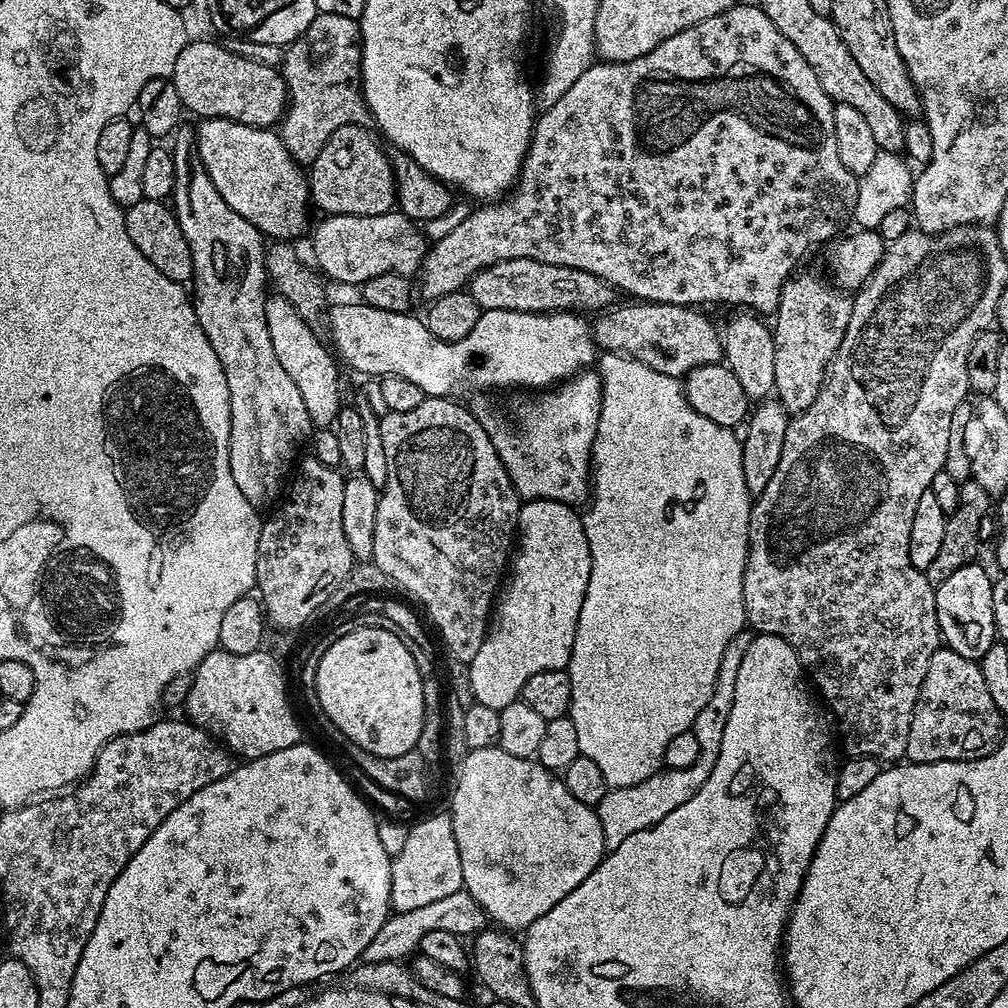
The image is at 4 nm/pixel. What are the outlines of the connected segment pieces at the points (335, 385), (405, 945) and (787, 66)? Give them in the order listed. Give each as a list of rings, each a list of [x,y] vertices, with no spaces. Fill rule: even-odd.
[[[269,299],[268,315],[272,323],[272,341],[276,343],[276,350],[280,353],[290,378],[294,378],[294,386],[298,386],[298,390],[306,402],[306,410],[310,414],[313,425],[331,425],[342,407],[340,372],[336,369],[337,361],[334,359],[333,353],[316,337],[317,329],[313,325],[301,323],[300,315],[296,313],[294,306],[290,306],[288,300]],[[292,324],[300,324],[300,329],[296,329]]]
[[[460,889],[450,894],[449,897],[430,902],[429,905],[420,906],[416,910],[392,912],[388,920],[382,922],[382,930],[378,930],[378,934],[374,934],[373,940],[366,945],[362,960],[366,964],[404,962],[419,949],[422,938],[426,938],[426,934],[430,934],[430,930],[446,930],[446,934],[472,938],[485,931],[488,923],[488,915],[484,913],[478,902],[468,891]]]
[[[738,2],[730,10],[726,10],[722,14],[714,14],[714,18],[706,18],[706,22],[698,22],[698,26],[690,26],[690,30],[682,30],[678,34],[674,34],[674,38],[666,38],[666,42],[654,46],[654,50],[650,50],[650,54],[642,54],[642,58],[634,58],[625,64],[609,64],[607,62],[591,64],[586,72],[578,78],[578,82],[574,83],[574,86],[571,86],[570,90],[567,90],[566,94],[563,94],[554,106],[543,109],[537,115],[536,126],[532,129],[532,145],[528,147],[524,164],[520,167],[520,177],[517,178],[510,195],[499,202],[488,202],[483,206],[476,206],[476,209],[469,216],[462,217],[433,248],[431,245],[427,249],[424,263],[420,265],[418,273],[418,292],[419,295],[421,292],[425,296],[425,301],[431,302],[442,298],[442,294],[461,291],[471,281],[474,273],[480,272],[494,262],[502,262],[510,258],[534,258],[538,262],[550,262],[554,266],[570,266],[578,270],[586,270],[586,274],[594,274],[612,285],[617,293],[624,295],[625,292],[628,295],[625,297],[635,298],[640,302],[687,304],[689,306],[704,306],[704,303],[740,304],[736,306],[768,318],[778,310],[778,302],[782,298],[782,286],[788,280],[788,277],[797,271],[798,265],[796,263],[815,244],[824,244],[827,240],[829,242],[835,241],[845,231],[845,229],[843,230],[844,223],[849,223],[853,219],[855,200],[858,198],[859,186],[857,181],[857,176],[850,170],[846,170],[846,166],[842,166],[842,158],[838,155],[838,138],[834,134],[834,101],[826,94],[826,90],[822,90],[822,82],[818,82],[818,74],[814,74],[814,70],[810,70],[806,58],[802,58],[802,54],[798,54],[798,50],[794,50],[794,46],[790,46],[790,41],[787,38],[782,38],[778,26],[774,26],[774,22],[770,22],[770,18],[766,18],[766,14],[761,8],[757,8],[755,3],[752,2],[748,2],[748,4]]]

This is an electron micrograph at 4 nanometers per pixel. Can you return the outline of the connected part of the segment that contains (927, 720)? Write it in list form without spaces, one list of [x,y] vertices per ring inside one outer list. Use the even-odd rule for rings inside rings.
[[[941,646],[934,658],[930,658],[930,667],[916,699],[904,755],[914,764],[986,758],[1005,735],[1004,722],[1005,717],[986,690],[979,663]]]

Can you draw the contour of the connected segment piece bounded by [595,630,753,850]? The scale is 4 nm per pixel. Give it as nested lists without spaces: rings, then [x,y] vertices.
[[[742,631],[732,639],[730,646],[724,648],[722,666],[718,666],[714,694],[710,694],[706,706],[702,706],[702,710],[698,710],[698,718],[692,723],[690,729],[698,738],[700,747],[698,762],[694,762],[694,766],[686,766],[686,770],[670,768],[658,771],[650,778],[646,778],[646,782],[638,782],[638,786],[611,789],[606,794],[606,798],[602,798],[602,802],[596,805],[596,817],[602,826],[605,849],[611,850],[622,846],[622,842],[626,842],[626,838],[630,838],[630,834],[638,834],[638,830],[646,830],[650,826],[662,822],[662,818],[666,818],[666,814],[670,814],[670,810],[678,810],[678,806],[682,806],[682,802],[686,802],[692,797],[696,793],[696,789],[702,786],[702,782],[706,782],[706,778],[710,778],[710,770],[714,770],[714,766],[718,762],[722,733],[726,731],[726,718],[730,718],[730,706],[734,706],[734,682],[738,682],[738,669],[742,667],[742,654],[746,654],[746,650],[750,650],[752,637],[751,631]]]

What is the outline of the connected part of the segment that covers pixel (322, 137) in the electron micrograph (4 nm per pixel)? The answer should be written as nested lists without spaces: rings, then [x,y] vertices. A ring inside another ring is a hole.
[[[319,13],[293,44],[284,48],[282,65],[289,101],[278,125],[280,141],[301,166],[310,166],[338,126],[373,123],[360,83],[360,25],[351,16]]]

